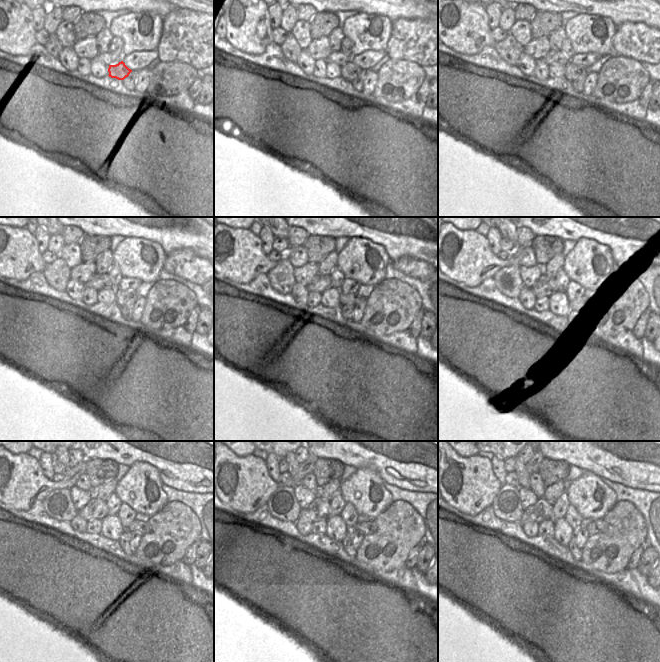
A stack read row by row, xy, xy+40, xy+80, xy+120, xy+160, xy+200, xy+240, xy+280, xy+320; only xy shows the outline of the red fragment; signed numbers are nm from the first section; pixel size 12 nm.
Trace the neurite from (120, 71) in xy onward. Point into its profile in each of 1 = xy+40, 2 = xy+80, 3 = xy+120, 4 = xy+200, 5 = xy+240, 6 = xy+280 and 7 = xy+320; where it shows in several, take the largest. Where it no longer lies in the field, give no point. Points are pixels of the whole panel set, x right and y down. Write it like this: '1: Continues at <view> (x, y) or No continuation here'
1: Continues at xy+40 (349, 71)
2: Continues at xy+80 (572, 71)
3: Continues at xy+120 (122, 297)
4: Continues at xy+200 (580, 301)
5: Continues at xy+240 (143, 527)
6: Continues at xy+280 (366, 527)
7: Continues at xy+320 (598, 526).

